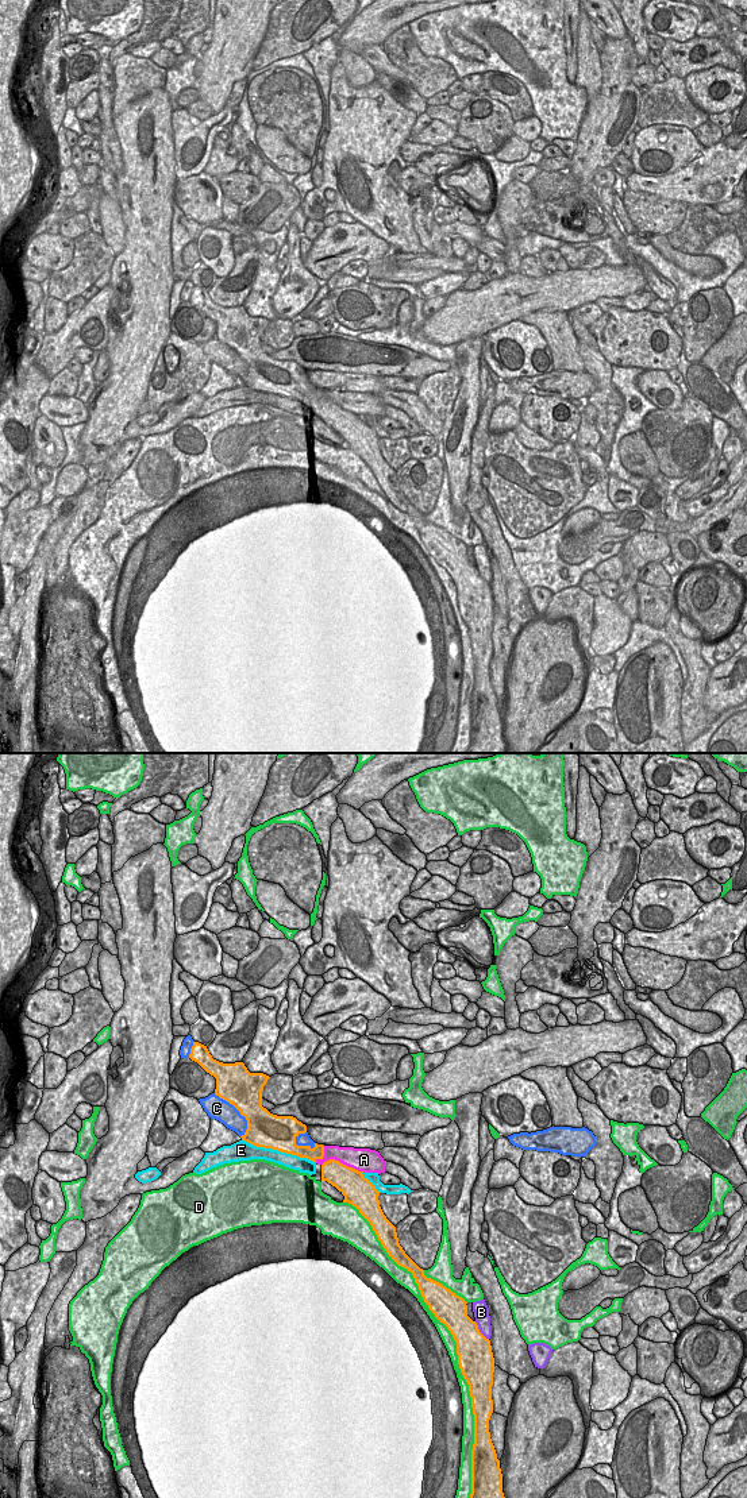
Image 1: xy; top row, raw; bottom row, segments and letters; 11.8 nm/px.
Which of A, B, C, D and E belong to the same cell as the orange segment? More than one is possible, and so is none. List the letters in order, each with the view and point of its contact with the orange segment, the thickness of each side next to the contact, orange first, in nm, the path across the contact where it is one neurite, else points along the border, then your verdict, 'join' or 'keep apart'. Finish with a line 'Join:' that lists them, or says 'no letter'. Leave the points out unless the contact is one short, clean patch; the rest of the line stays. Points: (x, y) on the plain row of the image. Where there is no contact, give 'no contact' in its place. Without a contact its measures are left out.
A: contact xy (342, 408); calibres 320 and 280 nm; keep apart
B: contact xy (478, 575); calibres 420 and 190 nm; keep apart
C: contact xy (238, 354); calibres 440 and 260 nm; keep apart
D: contact xy (457, 594); calibres 420 and 130 nm; keep apart
E: contact xy (278, 394); calibres 420 and 170 nm; keep apart
Join: no letter

